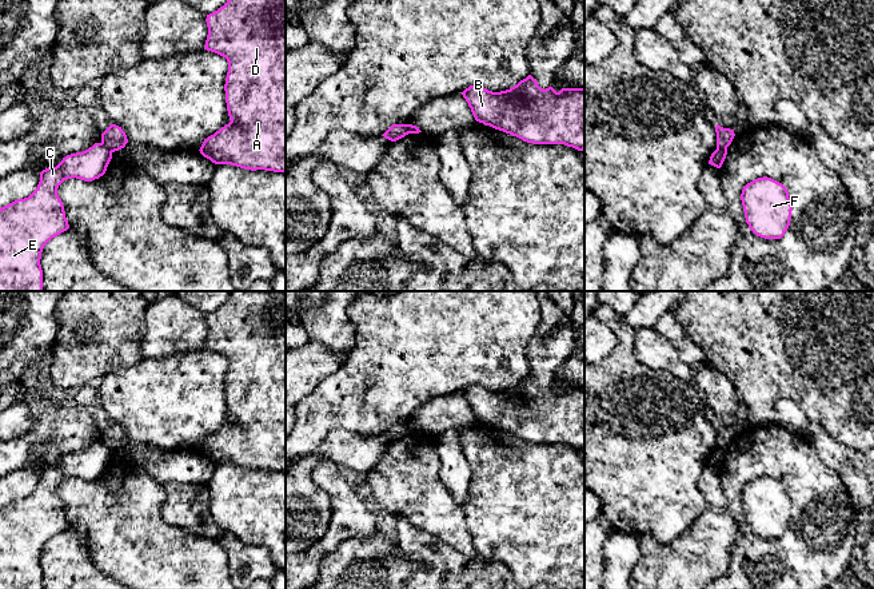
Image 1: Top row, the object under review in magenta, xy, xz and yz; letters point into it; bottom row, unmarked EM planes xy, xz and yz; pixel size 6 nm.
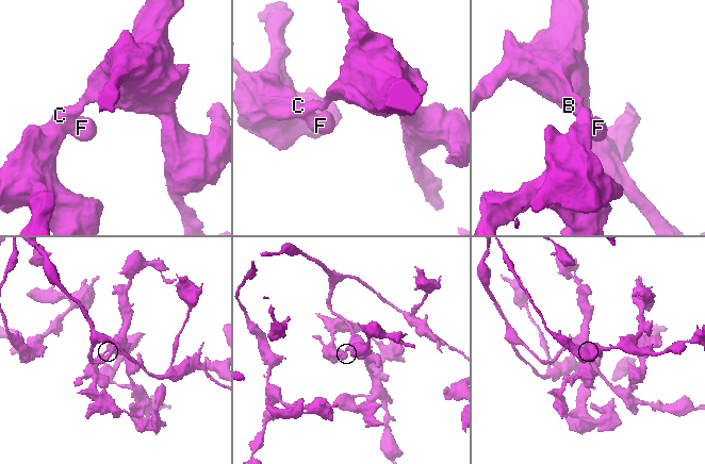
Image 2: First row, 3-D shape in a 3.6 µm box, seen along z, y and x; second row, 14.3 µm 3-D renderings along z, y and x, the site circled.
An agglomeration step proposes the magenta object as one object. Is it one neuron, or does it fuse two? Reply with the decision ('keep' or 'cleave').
cleave

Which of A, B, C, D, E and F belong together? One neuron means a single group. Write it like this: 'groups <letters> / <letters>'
groups A B D / C E F

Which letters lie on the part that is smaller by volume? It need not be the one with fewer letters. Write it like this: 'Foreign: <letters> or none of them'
Foreign: C, E, F

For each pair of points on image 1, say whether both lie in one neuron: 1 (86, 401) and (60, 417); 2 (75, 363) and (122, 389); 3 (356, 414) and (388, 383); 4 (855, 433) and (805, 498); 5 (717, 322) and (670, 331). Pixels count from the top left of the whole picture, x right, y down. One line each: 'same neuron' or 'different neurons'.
1: different neurons
2: different neurons
3: same neuron
4: different neurons
5: different neurons

